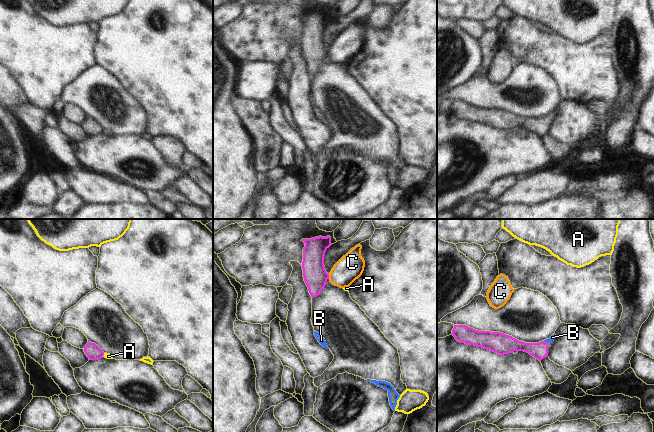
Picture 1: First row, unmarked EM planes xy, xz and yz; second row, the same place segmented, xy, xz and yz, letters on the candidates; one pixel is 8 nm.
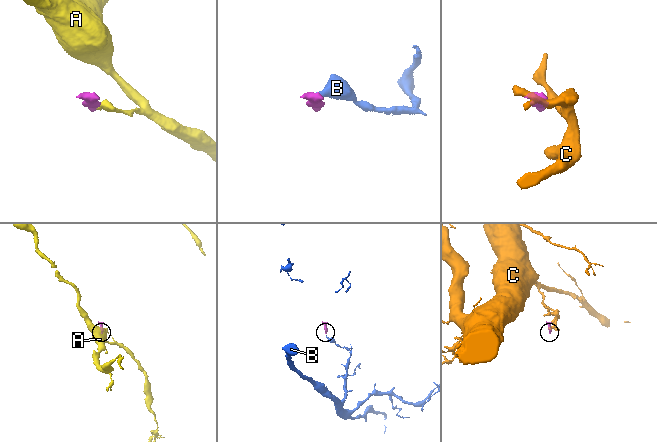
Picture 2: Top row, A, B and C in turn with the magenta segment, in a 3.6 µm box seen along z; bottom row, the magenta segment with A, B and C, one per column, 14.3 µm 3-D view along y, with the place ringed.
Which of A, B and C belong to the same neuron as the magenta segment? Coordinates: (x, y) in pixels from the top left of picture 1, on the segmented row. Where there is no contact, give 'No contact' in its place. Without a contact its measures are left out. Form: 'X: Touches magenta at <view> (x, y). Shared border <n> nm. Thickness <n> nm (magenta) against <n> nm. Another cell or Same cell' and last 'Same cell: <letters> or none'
A: Touches magenta at xy (103, 355). Shared border 40 nm. Thickness 120 nm (magenta) against 50 nm. Another cell
B: Touches magenta at yz (546, 342). Shared border 40 nm. Thickness 130 nm (magenta) against 40 nm. Same cell
C: Touches magenta at xz (328, 276). Shared border 40 nm. Thickness 190 nm (magenta) against 220 nm. Another cell
Same cell: B.

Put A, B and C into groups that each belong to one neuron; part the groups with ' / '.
A / B / C

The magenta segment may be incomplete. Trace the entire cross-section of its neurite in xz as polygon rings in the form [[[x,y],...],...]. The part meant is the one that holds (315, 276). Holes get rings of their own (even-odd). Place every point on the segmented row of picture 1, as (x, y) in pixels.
[[[319,236],[301,241],[305,243],[302,262],[303,277],[313,298],[320,294],[329,279],[324,266],[324,256],[326,250],[332,245],[331,237]]]

